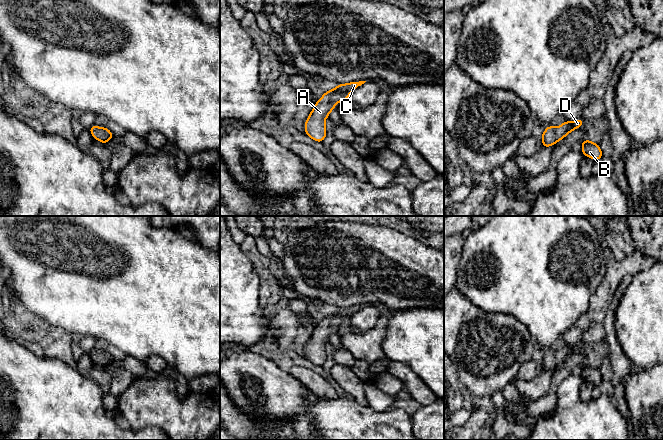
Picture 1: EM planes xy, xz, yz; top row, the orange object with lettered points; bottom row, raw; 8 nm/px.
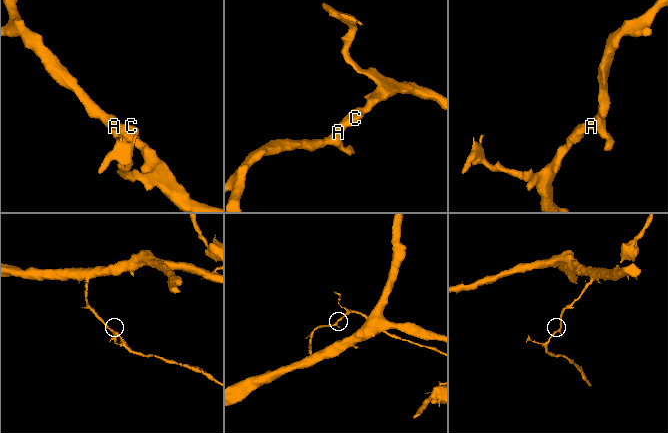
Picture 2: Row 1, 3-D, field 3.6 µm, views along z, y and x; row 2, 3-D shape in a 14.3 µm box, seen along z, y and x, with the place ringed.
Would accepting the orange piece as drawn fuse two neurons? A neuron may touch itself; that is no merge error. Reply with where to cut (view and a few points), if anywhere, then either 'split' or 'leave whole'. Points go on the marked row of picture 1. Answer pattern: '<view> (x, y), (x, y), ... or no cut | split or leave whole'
no cut | leave whole

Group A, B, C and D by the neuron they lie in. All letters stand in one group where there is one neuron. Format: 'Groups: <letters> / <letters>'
Groups: A B C D

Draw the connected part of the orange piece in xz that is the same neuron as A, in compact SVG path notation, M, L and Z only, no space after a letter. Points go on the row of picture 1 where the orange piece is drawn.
M366 81L338 84L333 90L327 91L316 101L314 109L310 112L305 123L305 134L316 142L323 142L327 135L325 119L335 108L338 102L346 101L350 93Z

